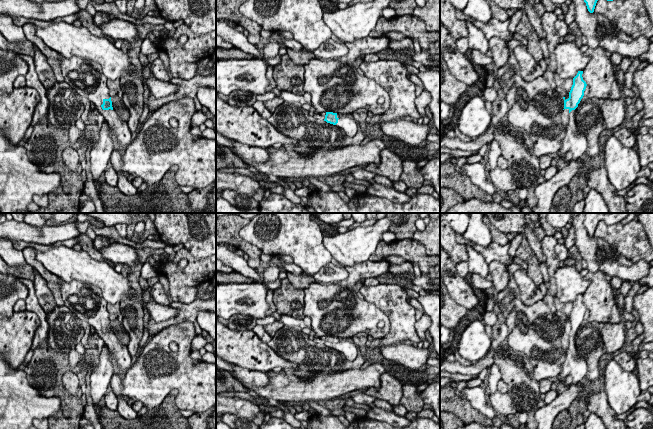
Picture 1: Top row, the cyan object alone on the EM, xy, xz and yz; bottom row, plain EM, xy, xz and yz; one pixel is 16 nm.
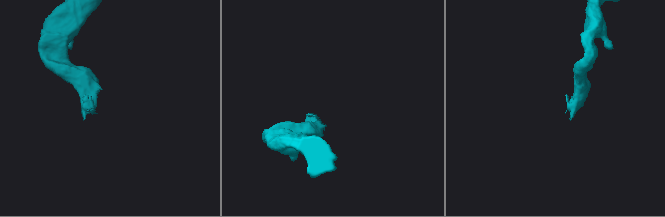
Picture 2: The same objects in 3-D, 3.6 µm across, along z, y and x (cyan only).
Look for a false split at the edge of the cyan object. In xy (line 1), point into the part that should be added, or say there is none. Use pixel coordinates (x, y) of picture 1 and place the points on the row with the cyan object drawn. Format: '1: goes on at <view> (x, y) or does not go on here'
1: does not go on here

